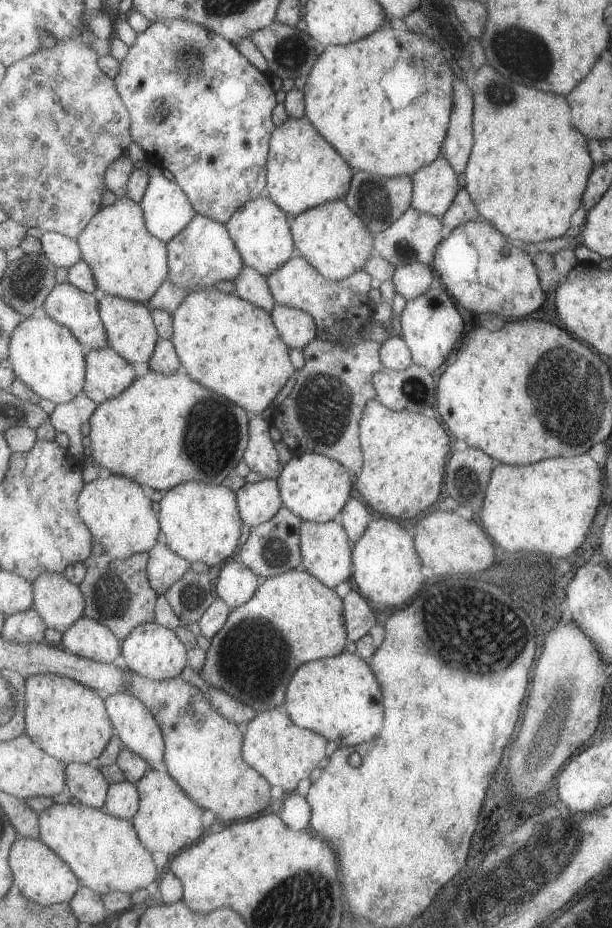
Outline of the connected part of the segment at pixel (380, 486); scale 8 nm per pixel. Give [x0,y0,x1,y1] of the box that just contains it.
[356,398,451,521]

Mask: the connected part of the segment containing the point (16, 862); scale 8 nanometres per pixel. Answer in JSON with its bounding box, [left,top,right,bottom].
[10,836,83,906]

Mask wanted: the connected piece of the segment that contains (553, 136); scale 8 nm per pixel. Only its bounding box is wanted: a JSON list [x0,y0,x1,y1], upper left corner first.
[464,64,595,244]

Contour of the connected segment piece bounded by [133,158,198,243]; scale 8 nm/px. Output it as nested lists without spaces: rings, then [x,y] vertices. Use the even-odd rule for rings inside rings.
[[[149,158],[143,162],[133,162],[133,164],[135,164],[136,169],[145,169],[150,174],[150,181],[141,202],[146,218],[146,225],[154,235],[157,235],[157,238],[168,243],[186,226],[189,226],[189,223],[196,217],[198,212],[193,206],[189,195],[181,188],[181,185],[175,178],[172,180],[165,178],[163,169],[159,165],[151,162]]]

